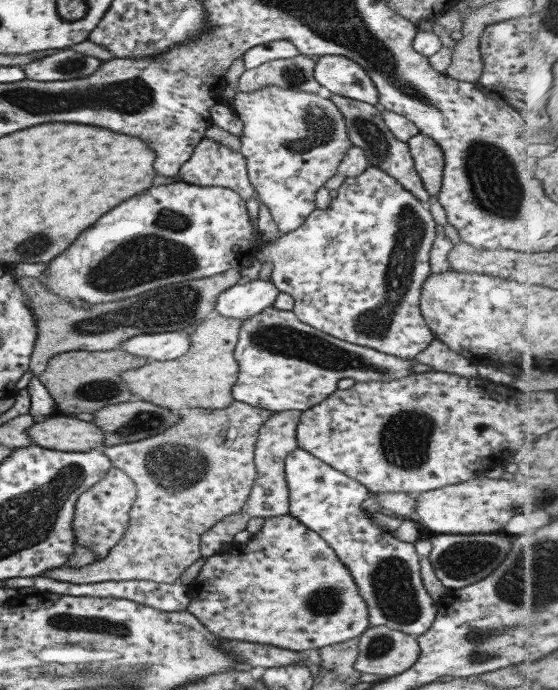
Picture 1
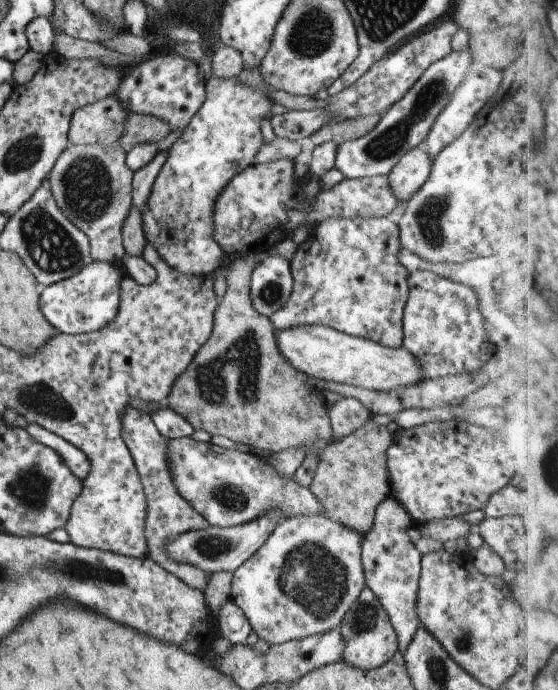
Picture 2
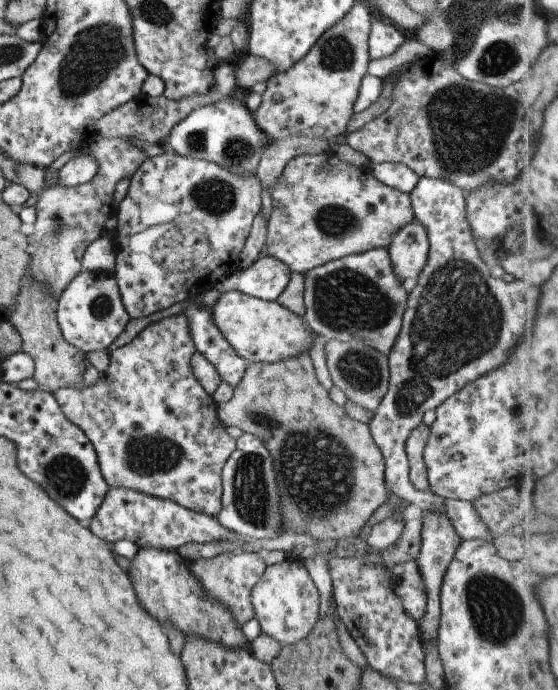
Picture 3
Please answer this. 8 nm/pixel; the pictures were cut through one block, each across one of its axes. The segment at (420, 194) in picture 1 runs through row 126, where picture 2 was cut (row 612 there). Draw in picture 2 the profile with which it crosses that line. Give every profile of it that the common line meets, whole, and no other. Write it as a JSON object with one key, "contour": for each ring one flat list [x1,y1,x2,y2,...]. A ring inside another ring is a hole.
{"contour":[[366,586,352,604,352,608,349,608,344,615,339,629,345,638,342,662,357,669,369,671,381,667,385,662,393,659,394,652,399,648,397,634,385,606]]}

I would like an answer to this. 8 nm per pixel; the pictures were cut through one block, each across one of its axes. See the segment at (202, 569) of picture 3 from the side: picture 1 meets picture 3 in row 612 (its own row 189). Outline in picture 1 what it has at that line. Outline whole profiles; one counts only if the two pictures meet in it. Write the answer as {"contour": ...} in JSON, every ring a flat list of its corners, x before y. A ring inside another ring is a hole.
{"contour":[[209,138,202,139,194,149,192,156,180,167,177,178,188,184,206,185,212,187,230,188,234,190,245,203,248,200,258,200,257,193,250,184,247,175,247,160,238,150,232,150,219,142]]}

